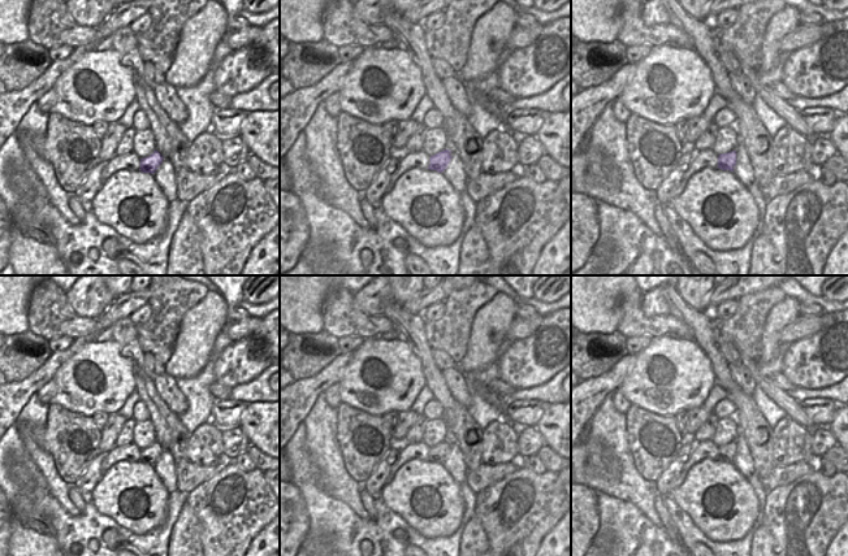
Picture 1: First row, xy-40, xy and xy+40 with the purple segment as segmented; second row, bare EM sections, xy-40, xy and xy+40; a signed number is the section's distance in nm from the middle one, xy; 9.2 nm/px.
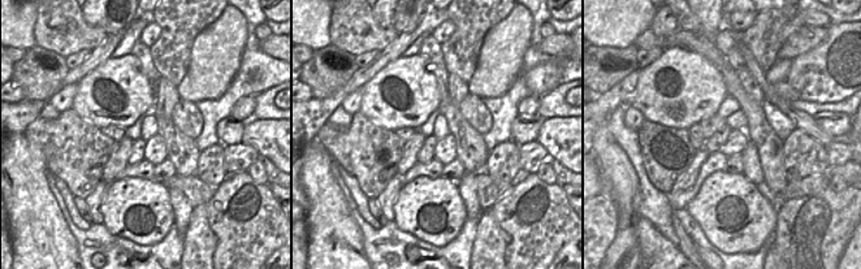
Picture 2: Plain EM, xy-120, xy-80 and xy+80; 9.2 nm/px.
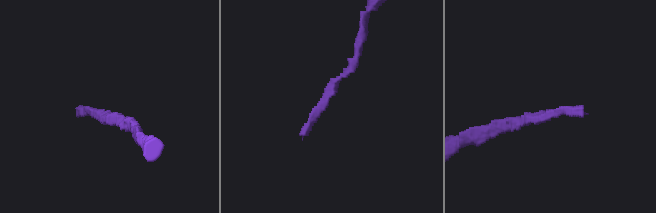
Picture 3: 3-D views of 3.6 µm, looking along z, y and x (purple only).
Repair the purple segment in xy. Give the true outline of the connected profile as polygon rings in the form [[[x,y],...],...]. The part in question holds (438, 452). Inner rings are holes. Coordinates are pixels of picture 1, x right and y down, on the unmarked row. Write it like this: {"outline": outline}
{"outline": [[[444,440],[433,447],[429,448],[429,461],[436,461],[438,464],[442,464],[447,455],[450,453],[450,442],[449,440]]]}

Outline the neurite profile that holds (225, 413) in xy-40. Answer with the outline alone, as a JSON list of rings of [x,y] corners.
[[[225,399],[216,401],[212,407],[212,422],[220,429],[238,427],[239,416],[250,403]]]

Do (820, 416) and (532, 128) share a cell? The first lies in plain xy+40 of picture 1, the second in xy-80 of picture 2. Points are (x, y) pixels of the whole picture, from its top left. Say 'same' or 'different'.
same

